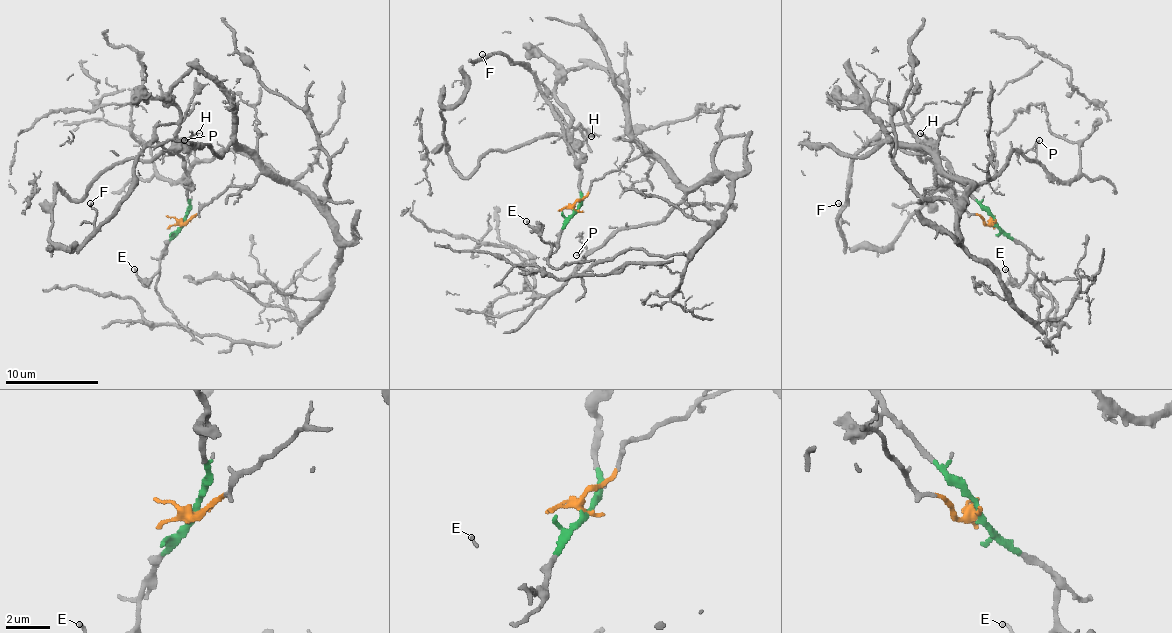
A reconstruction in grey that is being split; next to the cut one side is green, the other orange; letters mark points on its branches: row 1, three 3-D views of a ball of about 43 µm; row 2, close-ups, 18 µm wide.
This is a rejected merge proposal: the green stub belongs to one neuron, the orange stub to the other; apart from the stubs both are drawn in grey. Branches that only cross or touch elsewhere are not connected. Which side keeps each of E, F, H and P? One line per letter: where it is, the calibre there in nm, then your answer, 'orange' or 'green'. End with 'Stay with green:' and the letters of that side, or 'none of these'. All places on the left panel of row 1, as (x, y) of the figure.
E: at (134, 269); 130 nm thick; green
F: at (90, 203); 180 nm thick; green
H: at (199, 133); 120 nm thick; green
P: at (184, 140); 110 nm thick; orange
Stay with green: E, F, H

